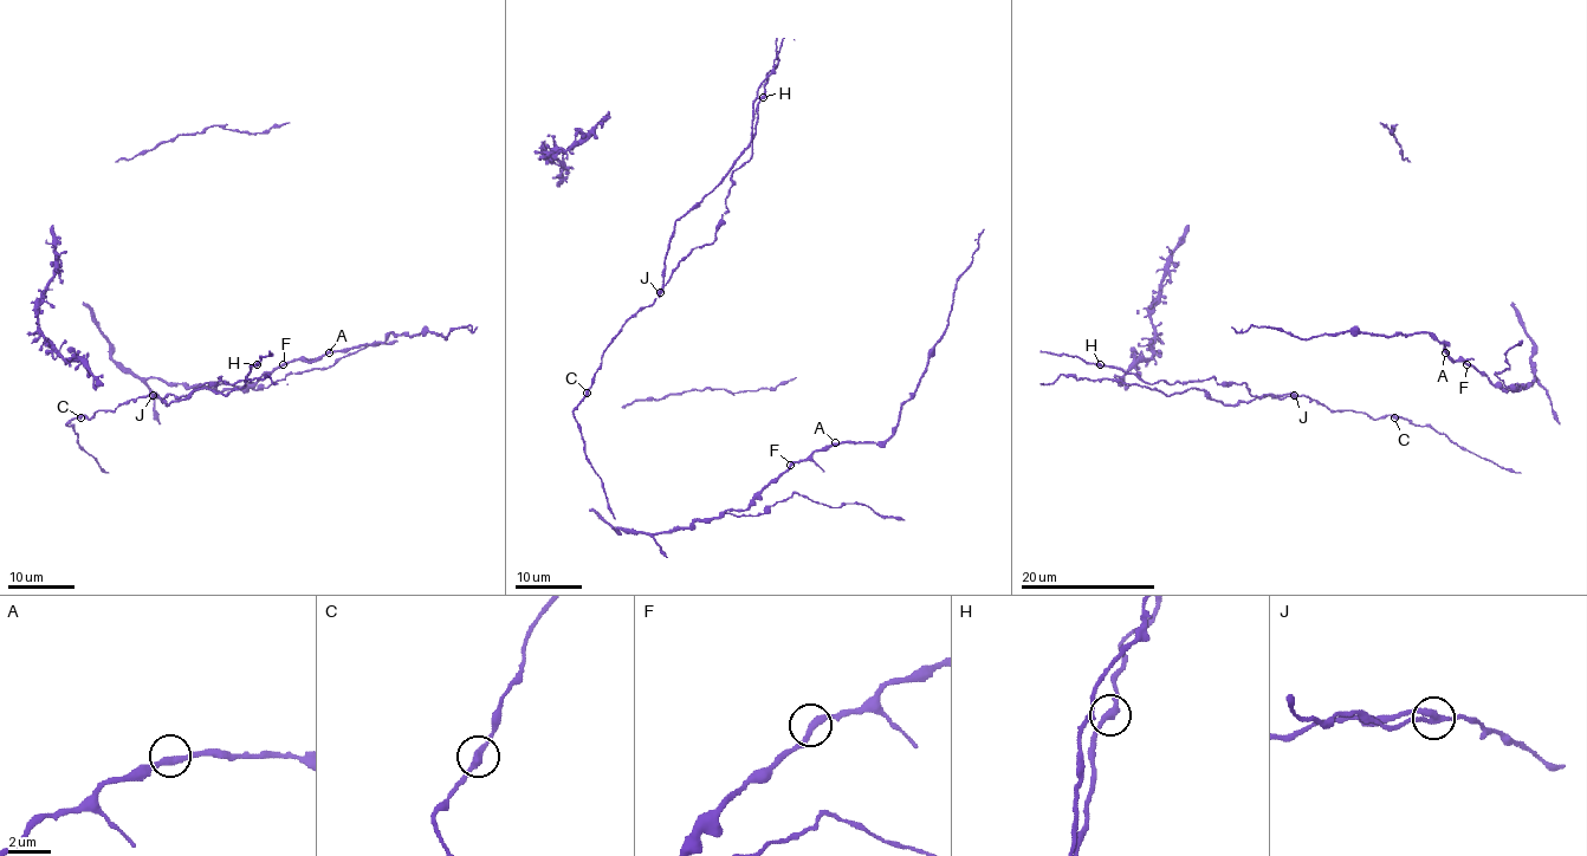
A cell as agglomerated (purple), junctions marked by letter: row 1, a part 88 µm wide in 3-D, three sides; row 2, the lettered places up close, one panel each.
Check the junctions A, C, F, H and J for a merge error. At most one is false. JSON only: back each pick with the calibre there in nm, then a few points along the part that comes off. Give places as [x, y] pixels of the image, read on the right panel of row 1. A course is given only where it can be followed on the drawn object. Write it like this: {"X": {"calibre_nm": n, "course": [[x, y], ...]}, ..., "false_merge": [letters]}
{"J": {"calibre_nm": 320, "course": [[1294, 396], [1258, 396], [1225, 404], [1193, 388], [1168, 396], [1145, 386], [1077, 380], [1069, 374], [1042, 384]]}, "false_merge": ["J"]}

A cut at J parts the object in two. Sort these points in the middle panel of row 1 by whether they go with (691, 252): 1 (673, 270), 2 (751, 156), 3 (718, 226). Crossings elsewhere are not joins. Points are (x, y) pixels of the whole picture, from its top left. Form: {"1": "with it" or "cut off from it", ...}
{"1": "with it", "2": "with it", "3": "with it"}

